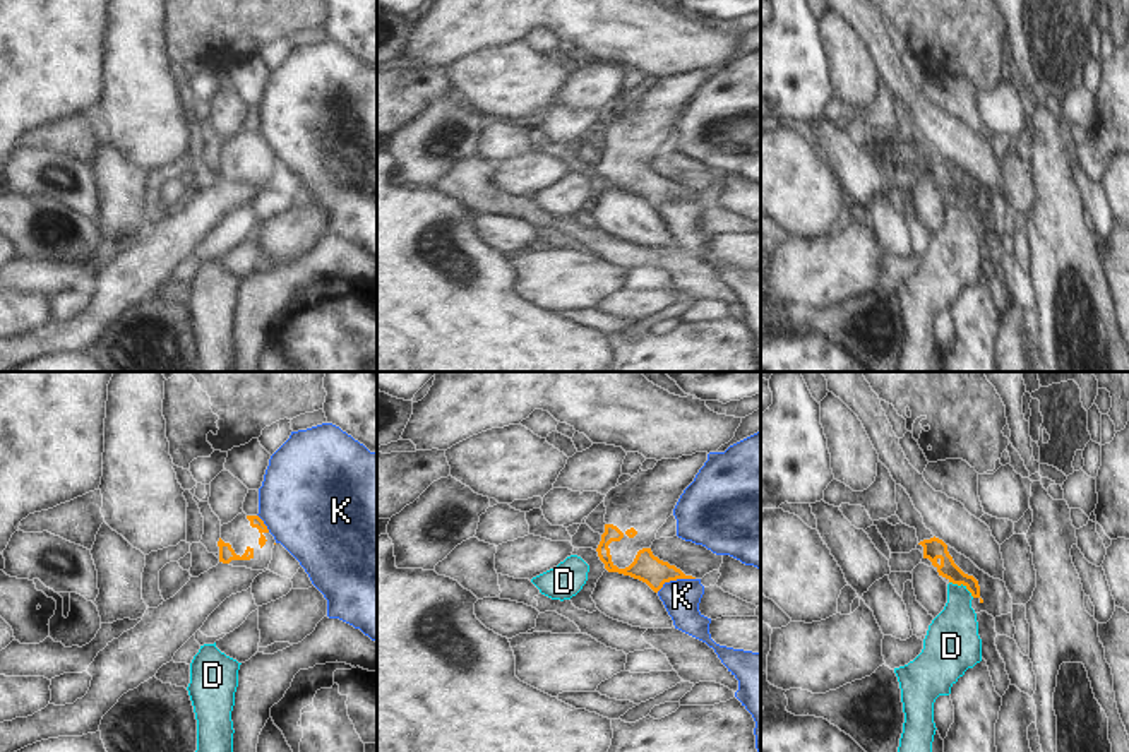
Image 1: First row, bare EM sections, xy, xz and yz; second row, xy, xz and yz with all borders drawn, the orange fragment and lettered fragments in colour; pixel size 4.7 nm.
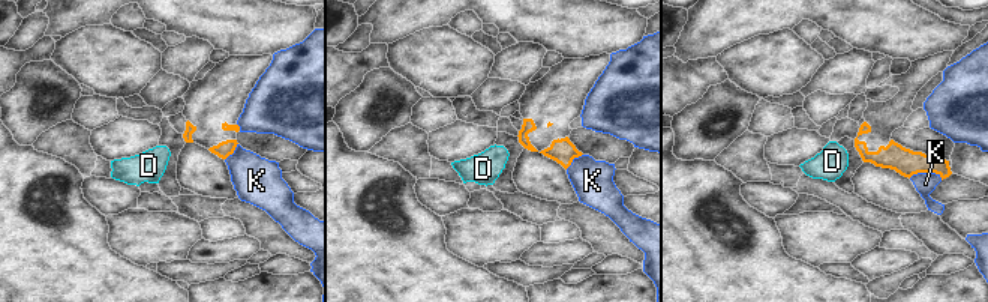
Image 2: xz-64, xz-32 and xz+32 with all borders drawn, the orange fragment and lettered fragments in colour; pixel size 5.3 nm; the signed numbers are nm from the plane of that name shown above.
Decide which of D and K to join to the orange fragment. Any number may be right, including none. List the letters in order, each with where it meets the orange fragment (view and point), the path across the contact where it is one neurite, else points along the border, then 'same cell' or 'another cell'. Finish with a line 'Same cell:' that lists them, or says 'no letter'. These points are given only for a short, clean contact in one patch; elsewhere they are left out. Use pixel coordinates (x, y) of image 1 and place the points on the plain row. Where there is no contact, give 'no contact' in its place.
D: meets orange in yz at (961, 199); border along yz (949, 197), (961, 201), (973, 213); another cell
K: meets orange in xz at (675, 196); another cell
Same cell: no letter

